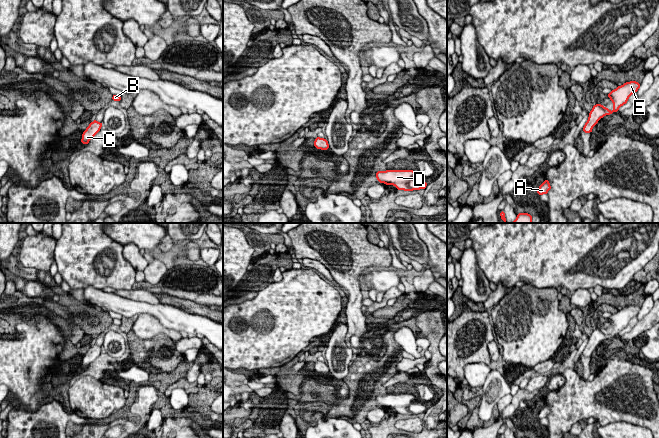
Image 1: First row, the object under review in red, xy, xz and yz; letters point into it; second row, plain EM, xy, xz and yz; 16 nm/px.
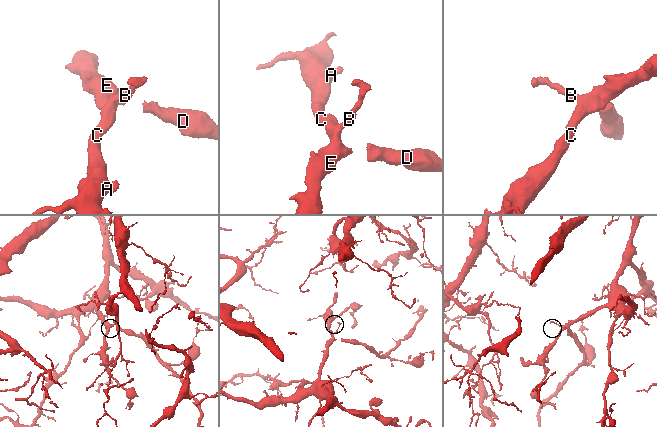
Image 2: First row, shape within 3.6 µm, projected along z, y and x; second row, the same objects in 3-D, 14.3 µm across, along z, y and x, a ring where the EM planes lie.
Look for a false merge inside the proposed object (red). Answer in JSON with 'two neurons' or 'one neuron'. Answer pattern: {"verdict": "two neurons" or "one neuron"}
{"verdict": "one neuron"}

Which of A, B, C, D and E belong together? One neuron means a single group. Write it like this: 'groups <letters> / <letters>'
groups A B C D E

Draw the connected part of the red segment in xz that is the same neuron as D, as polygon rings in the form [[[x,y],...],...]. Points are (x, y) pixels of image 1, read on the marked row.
[[[386,170],[376,172],[380,183],[394,185],[398,190],[413,191],[425,189],[427,183],[413,170]]]

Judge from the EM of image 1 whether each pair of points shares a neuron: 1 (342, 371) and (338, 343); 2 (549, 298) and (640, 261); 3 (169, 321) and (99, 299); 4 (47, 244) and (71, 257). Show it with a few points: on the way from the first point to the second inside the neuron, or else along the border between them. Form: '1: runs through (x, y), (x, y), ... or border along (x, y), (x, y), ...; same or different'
1: runs through (338, 364), (338, 350); same
2: border along (533, 285), (556, 289); different
3: runs through (152, 309), (127, 308), (116, 303); same
4: border along (57, 240), (54, 246), (54, 259); different

